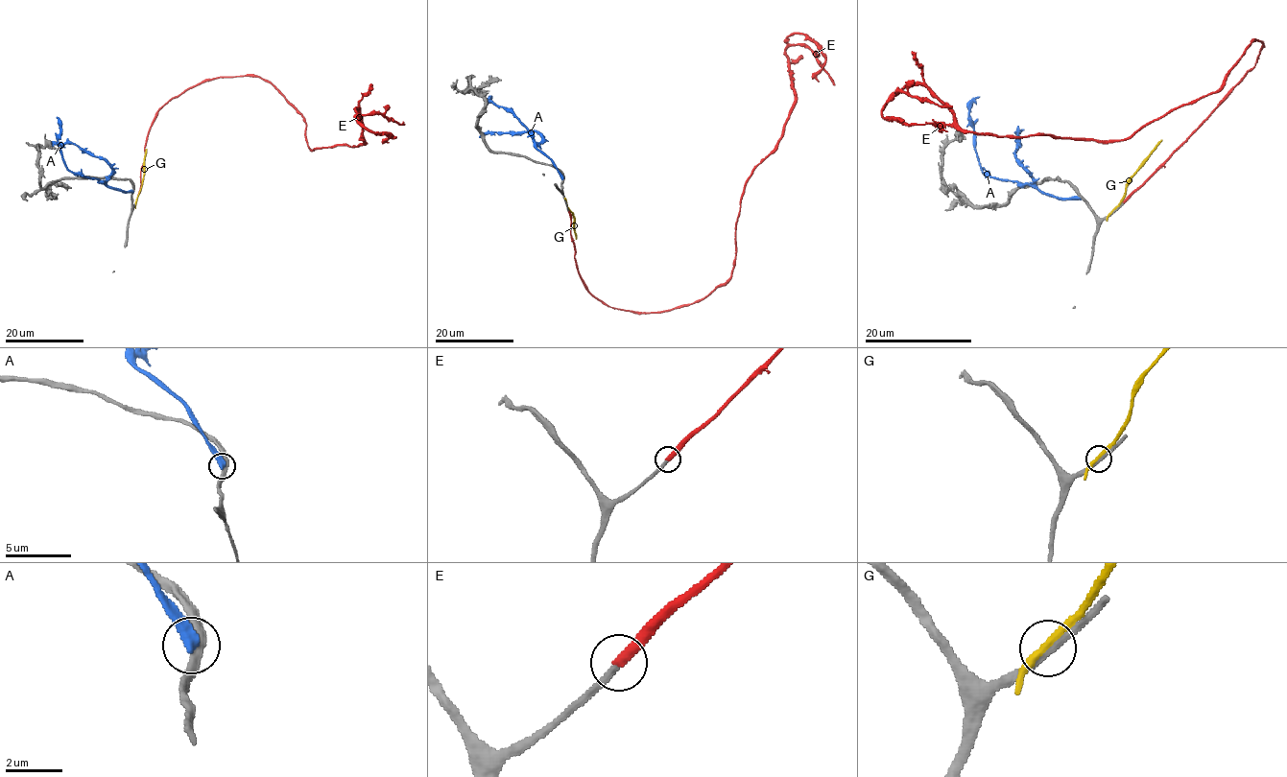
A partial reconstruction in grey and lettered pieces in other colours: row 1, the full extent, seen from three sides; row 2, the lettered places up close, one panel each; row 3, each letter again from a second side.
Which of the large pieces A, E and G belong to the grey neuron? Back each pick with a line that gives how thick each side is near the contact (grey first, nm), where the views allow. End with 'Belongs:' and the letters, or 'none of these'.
E: 240 nm thick on the grey side, 360 nm on the other
Belongs: E

